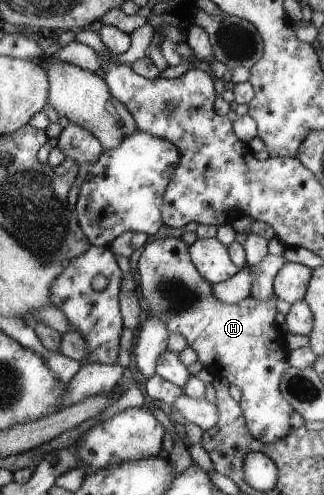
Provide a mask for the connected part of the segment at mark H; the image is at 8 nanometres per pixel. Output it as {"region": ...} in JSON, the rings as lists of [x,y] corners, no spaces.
{"region":[[[166,237],[147,243],[142,249],[137,266],[141,293],[148,305],[147,315],[157,315],[165,321],[169,333],[182,335],[187,341],[187,346],[197,353],[197,361],[214,378],[227,379],[230,385],[235,385],[241,390],[243,396],[239,406],[245,413],[246,424],[254,439],[269,445],[285,439],[291,431],[304,426],[303,417],[295,412],[281,391],[282,379],[291,365],[285,353],[281,331],[275,323],[275,305],[278,299],[276,296],[267,301],[257,301],[255,297],[250,296],[237,304],[224,303],[221,298],[215,296],[214,285],[199,275],[199,271],[191,262],[188,246],[181,238]]]}

